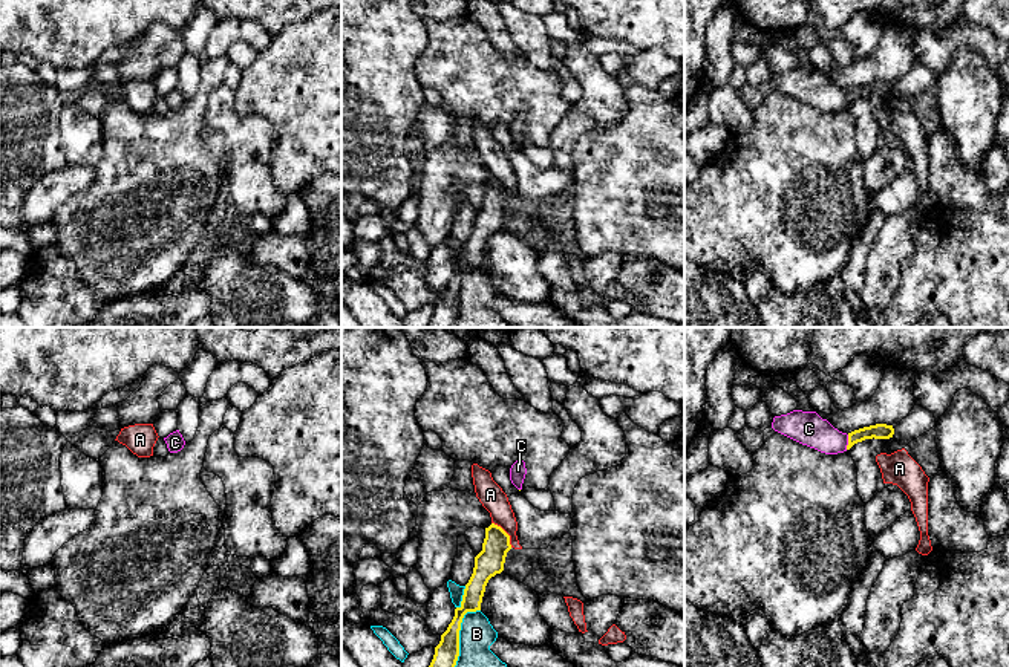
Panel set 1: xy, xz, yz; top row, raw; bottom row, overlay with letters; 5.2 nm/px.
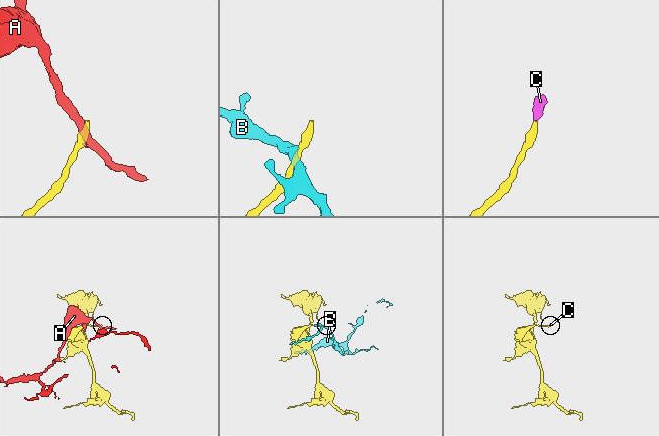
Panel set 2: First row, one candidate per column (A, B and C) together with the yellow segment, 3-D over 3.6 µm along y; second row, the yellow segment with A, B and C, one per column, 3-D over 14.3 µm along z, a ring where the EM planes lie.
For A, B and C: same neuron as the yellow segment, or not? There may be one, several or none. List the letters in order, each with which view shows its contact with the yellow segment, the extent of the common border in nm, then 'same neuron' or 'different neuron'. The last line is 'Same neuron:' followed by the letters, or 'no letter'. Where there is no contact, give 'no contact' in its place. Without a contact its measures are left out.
A: xz | 170 nm | different neuron
B: xz | 360 nm | different neuron
C: yz | 80 nm | same neuron
Same neuron: C

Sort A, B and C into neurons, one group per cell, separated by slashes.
A / B / C

